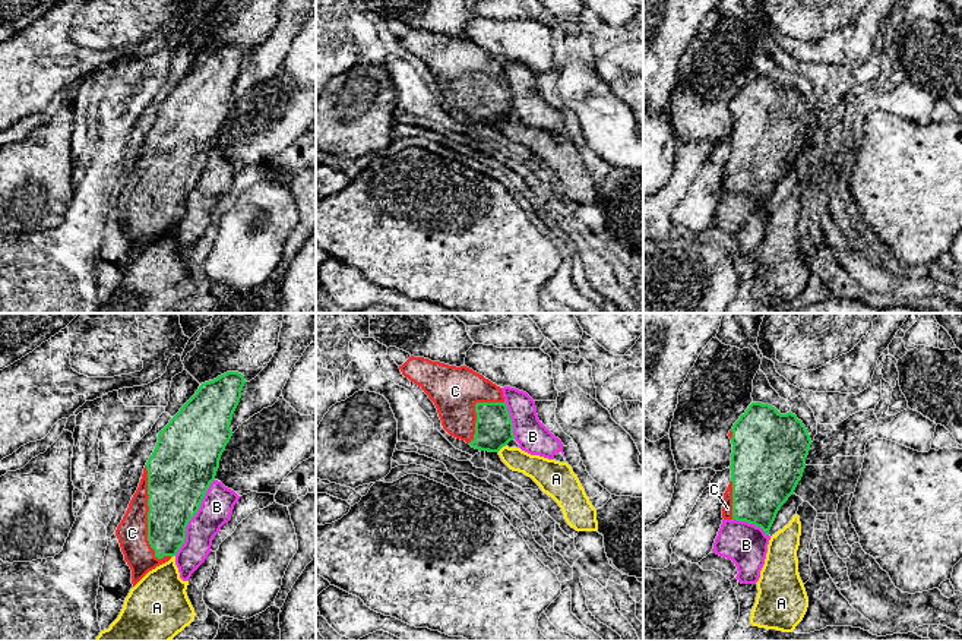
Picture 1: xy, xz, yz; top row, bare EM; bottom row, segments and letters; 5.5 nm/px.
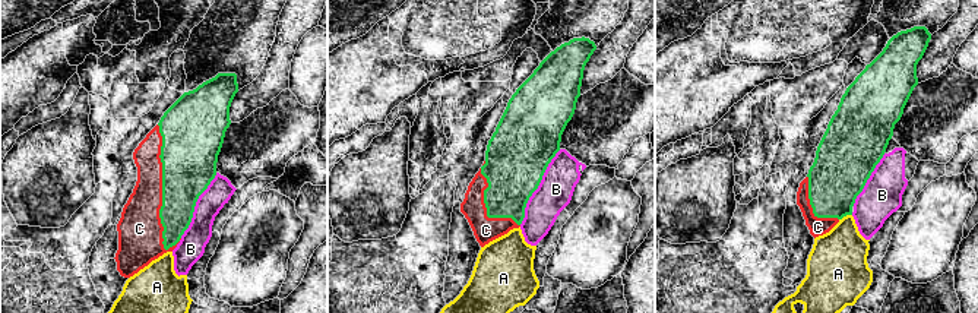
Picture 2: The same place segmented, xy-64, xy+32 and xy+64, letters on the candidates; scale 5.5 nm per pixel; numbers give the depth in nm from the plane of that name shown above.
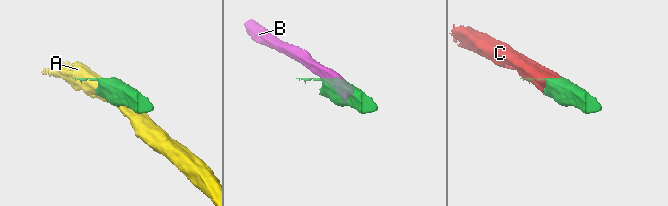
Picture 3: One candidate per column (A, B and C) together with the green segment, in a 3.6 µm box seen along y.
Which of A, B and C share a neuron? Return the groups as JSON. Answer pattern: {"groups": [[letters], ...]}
{"groups": [["A"], ["B"], ["C"]]}

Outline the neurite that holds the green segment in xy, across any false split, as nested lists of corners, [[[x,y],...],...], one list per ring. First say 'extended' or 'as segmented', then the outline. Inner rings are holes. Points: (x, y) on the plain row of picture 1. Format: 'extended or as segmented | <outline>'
extended | [[[227,44],[199,59],[158,105],[136,165],[115,202],[124,233],[132,241],[133,259],[152,241],[168,234],[186,214],[186,199],[215,152],[219,132],[232,108],[232,86],[246,53],[238,44]]]

